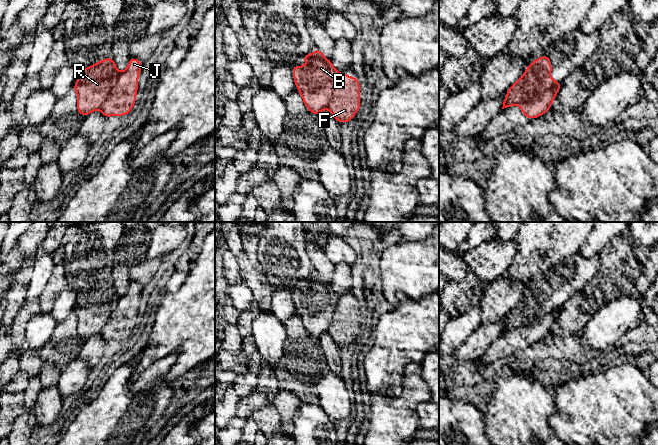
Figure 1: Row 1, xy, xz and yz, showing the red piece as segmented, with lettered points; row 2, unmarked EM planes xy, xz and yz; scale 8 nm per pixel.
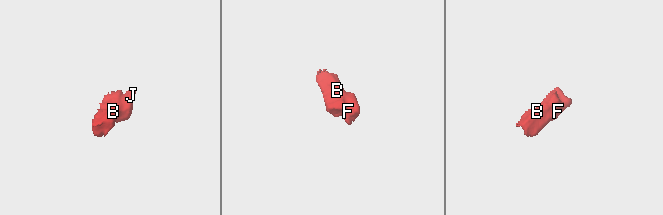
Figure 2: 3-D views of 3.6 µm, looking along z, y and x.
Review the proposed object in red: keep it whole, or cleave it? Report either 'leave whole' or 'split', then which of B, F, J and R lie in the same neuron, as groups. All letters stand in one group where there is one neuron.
split | B R / F J

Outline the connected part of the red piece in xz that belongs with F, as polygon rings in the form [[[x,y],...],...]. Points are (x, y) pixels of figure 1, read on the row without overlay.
[[[342,297],[336,304],[328,334],[339,347],[343,347],[351,345],[359,333],[359,304]]]

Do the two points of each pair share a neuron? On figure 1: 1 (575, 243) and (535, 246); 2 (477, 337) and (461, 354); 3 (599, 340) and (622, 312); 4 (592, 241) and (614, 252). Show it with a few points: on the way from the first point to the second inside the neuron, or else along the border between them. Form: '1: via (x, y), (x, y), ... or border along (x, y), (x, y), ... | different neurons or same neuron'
1: via (565, 243), (545, 243) | same neuron
2: via (474, 341), (465, 350) | same neuron
3: via (601, 333), (615, 319) | same neuron
4: border along (605, 247), (599, 252) | different neurons

